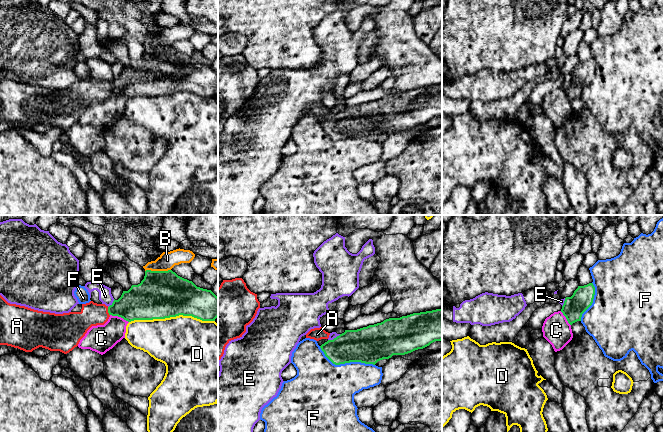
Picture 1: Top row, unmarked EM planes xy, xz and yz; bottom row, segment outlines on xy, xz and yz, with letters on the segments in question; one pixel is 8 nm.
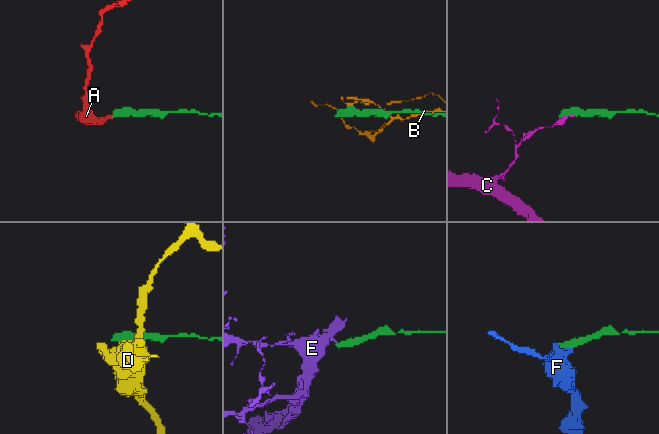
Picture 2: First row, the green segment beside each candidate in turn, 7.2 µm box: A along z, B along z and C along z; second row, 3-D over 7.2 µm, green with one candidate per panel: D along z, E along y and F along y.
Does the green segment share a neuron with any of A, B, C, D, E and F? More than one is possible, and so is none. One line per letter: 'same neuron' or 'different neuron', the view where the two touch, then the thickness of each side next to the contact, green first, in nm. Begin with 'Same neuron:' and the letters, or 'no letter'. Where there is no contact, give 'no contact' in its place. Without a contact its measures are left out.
Same neuron: A
A: same neuron; contact in xy; calibres 280 and 190 nm
B: different neuron; contact in xy; calibres 380 and 140 nm
C: different neuron; contact in xy; calibres 300 and 220 nm
D: different neuron; contact in xy; calibres 380 and 460 nm
E: different neuron; contact in xy; calibres 280 and 110 nm
F: different neuron; contact in xz; calibres 300 and 400 nm

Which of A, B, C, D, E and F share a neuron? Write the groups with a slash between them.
A / B / C / D / E / F

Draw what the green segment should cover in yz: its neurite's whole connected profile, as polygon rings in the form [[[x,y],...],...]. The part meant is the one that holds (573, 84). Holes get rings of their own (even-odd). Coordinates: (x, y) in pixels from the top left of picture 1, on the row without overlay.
[[[593,59],[578,62],[571,73],[566,73],[561,88],[572,101],[581,97],[582,90],[592,81],[595,71]]]

